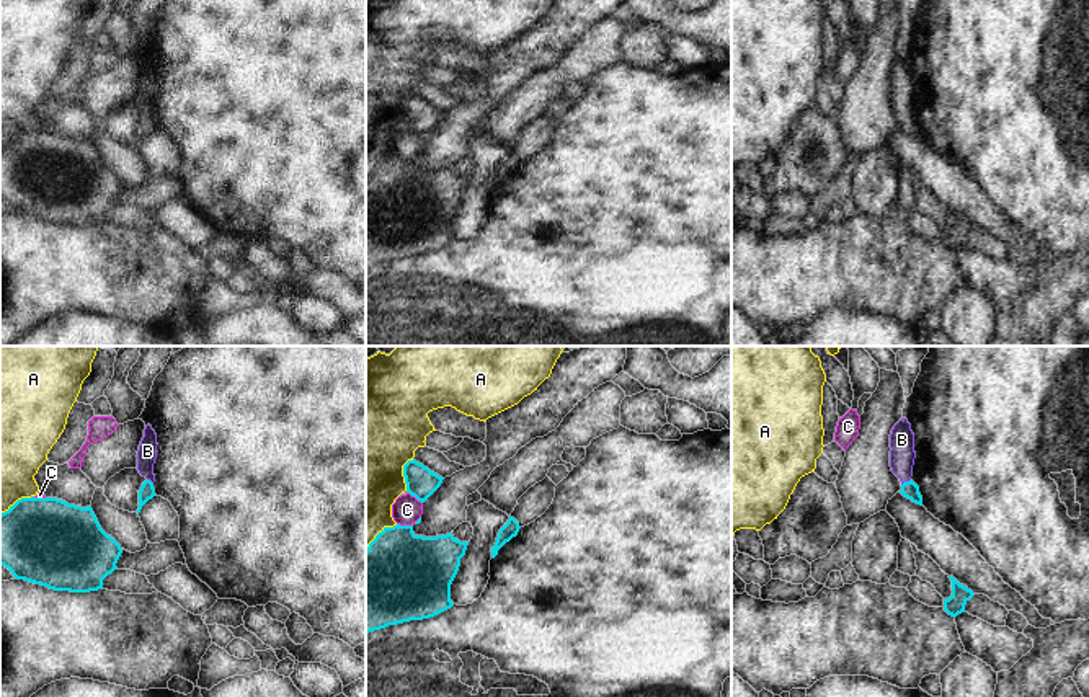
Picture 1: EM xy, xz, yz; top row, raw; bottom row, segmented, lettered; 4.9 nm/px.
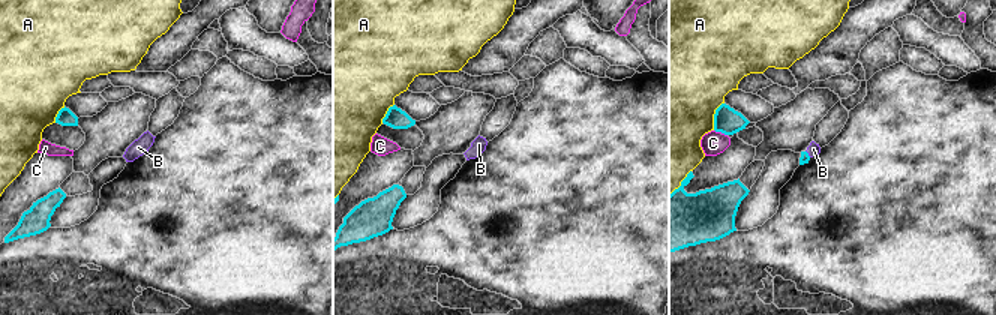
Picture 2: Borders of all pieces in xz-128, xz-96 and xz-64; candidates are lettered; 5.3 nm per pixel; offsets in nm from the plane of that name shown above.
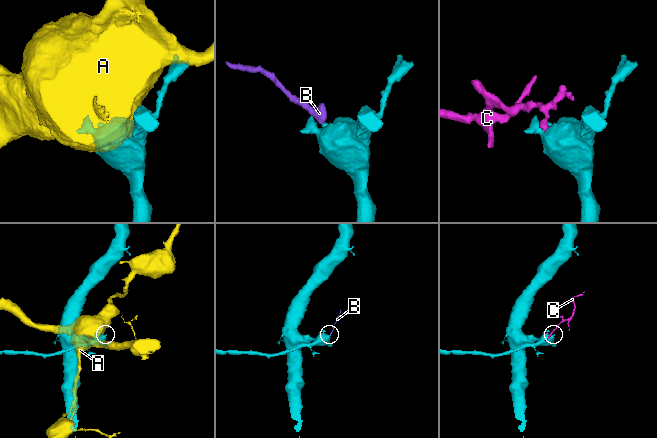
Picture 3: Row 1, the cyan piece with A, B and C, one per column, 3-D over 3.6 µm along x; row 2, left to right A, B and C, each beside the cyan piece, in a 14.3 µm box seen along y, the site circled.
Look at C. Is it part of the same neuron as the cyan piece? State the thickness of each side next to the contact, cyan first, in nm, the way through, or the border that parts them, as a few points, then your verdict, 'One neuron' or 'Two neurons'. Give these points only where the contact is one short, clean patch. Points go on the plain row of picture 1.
Thickness 150 nm (cyan) against 150 nm. Boundary: xz (408, 126), (422, 137). Two neurons

